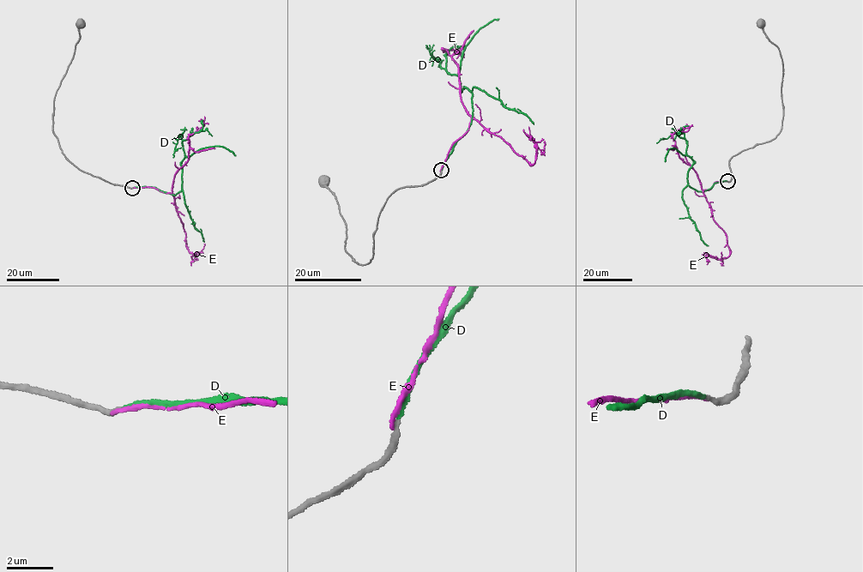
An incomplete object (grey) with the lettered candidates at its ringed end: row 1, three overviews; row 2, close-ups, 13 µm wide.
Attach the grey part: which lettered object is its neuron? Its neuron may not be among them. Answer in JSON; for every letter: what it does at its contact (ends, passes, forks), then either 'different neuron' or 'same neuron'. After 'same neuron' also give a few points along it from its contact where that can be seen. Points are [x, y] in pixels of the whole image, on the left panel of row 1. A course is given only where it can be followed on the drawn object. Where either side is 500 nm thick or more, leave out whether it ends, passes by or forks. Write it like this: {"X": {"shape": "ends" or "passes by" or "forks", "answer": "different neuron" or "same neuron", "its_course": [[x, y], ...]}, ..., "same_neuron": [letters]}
{"D": {"shape": "ends", "answer": "same neuron", "its_course": [[132, 188], [152, 187], [175, 195], [182, 189], [181, 162], [185, 157], [214, 146], [224, 147], [235, 156]]}, "E": {"shape": "ends", "answer": "different neuron"}, "same_neuron": ["D"]}

